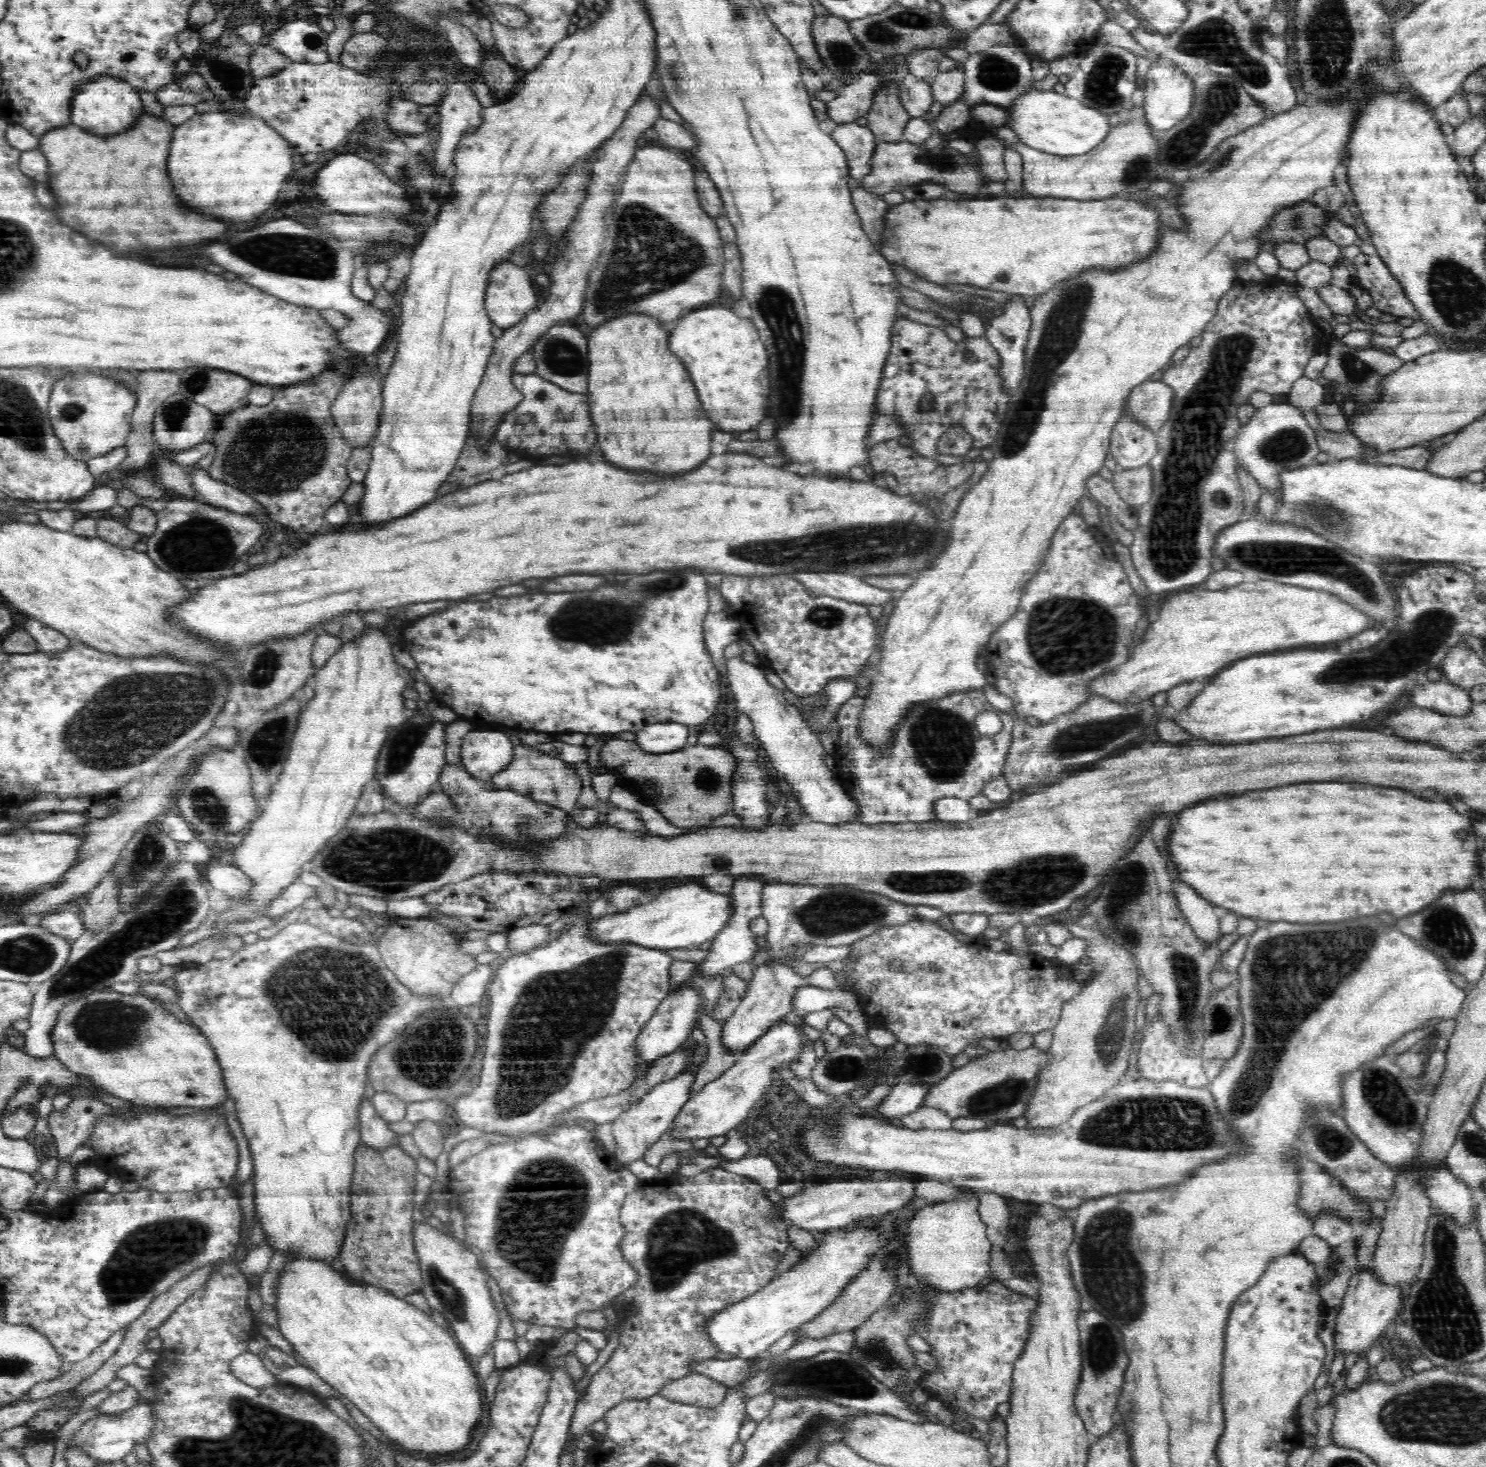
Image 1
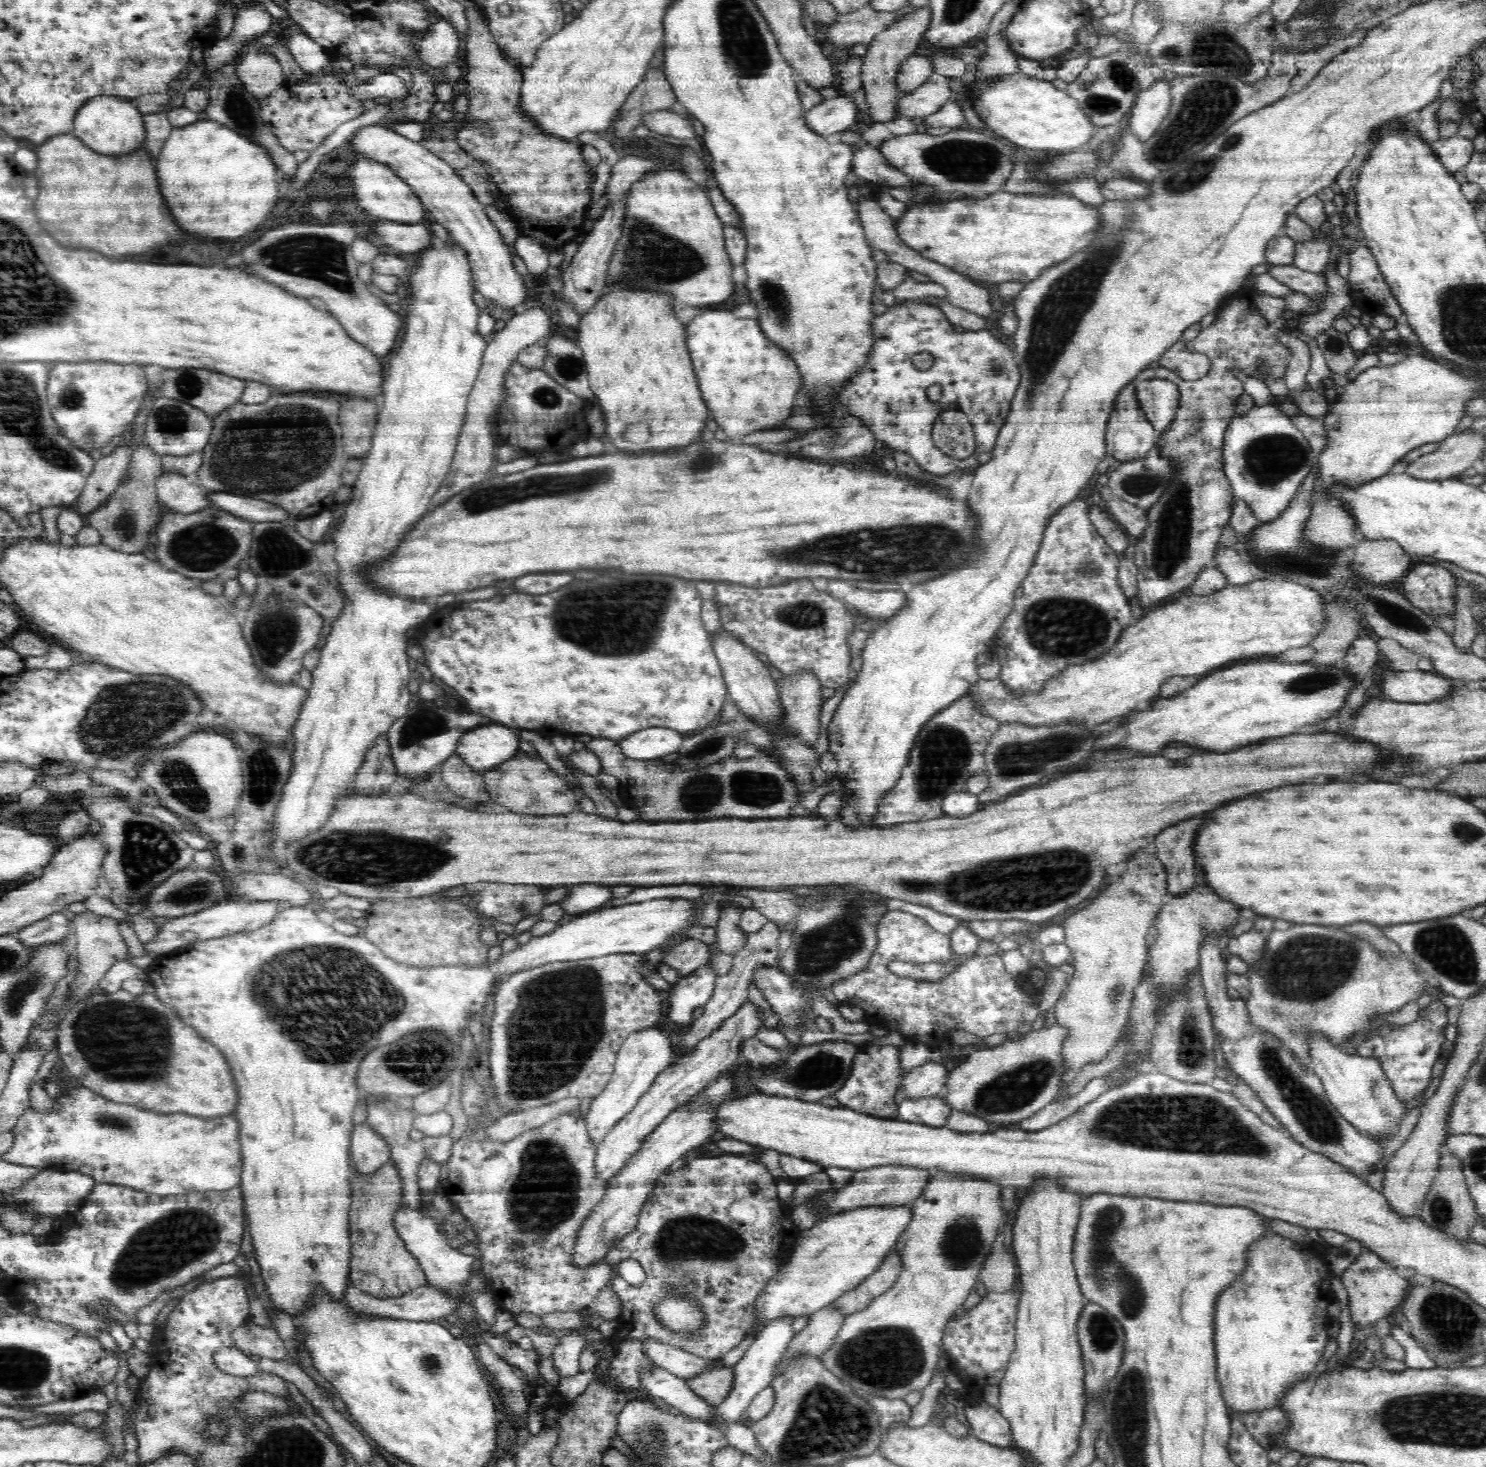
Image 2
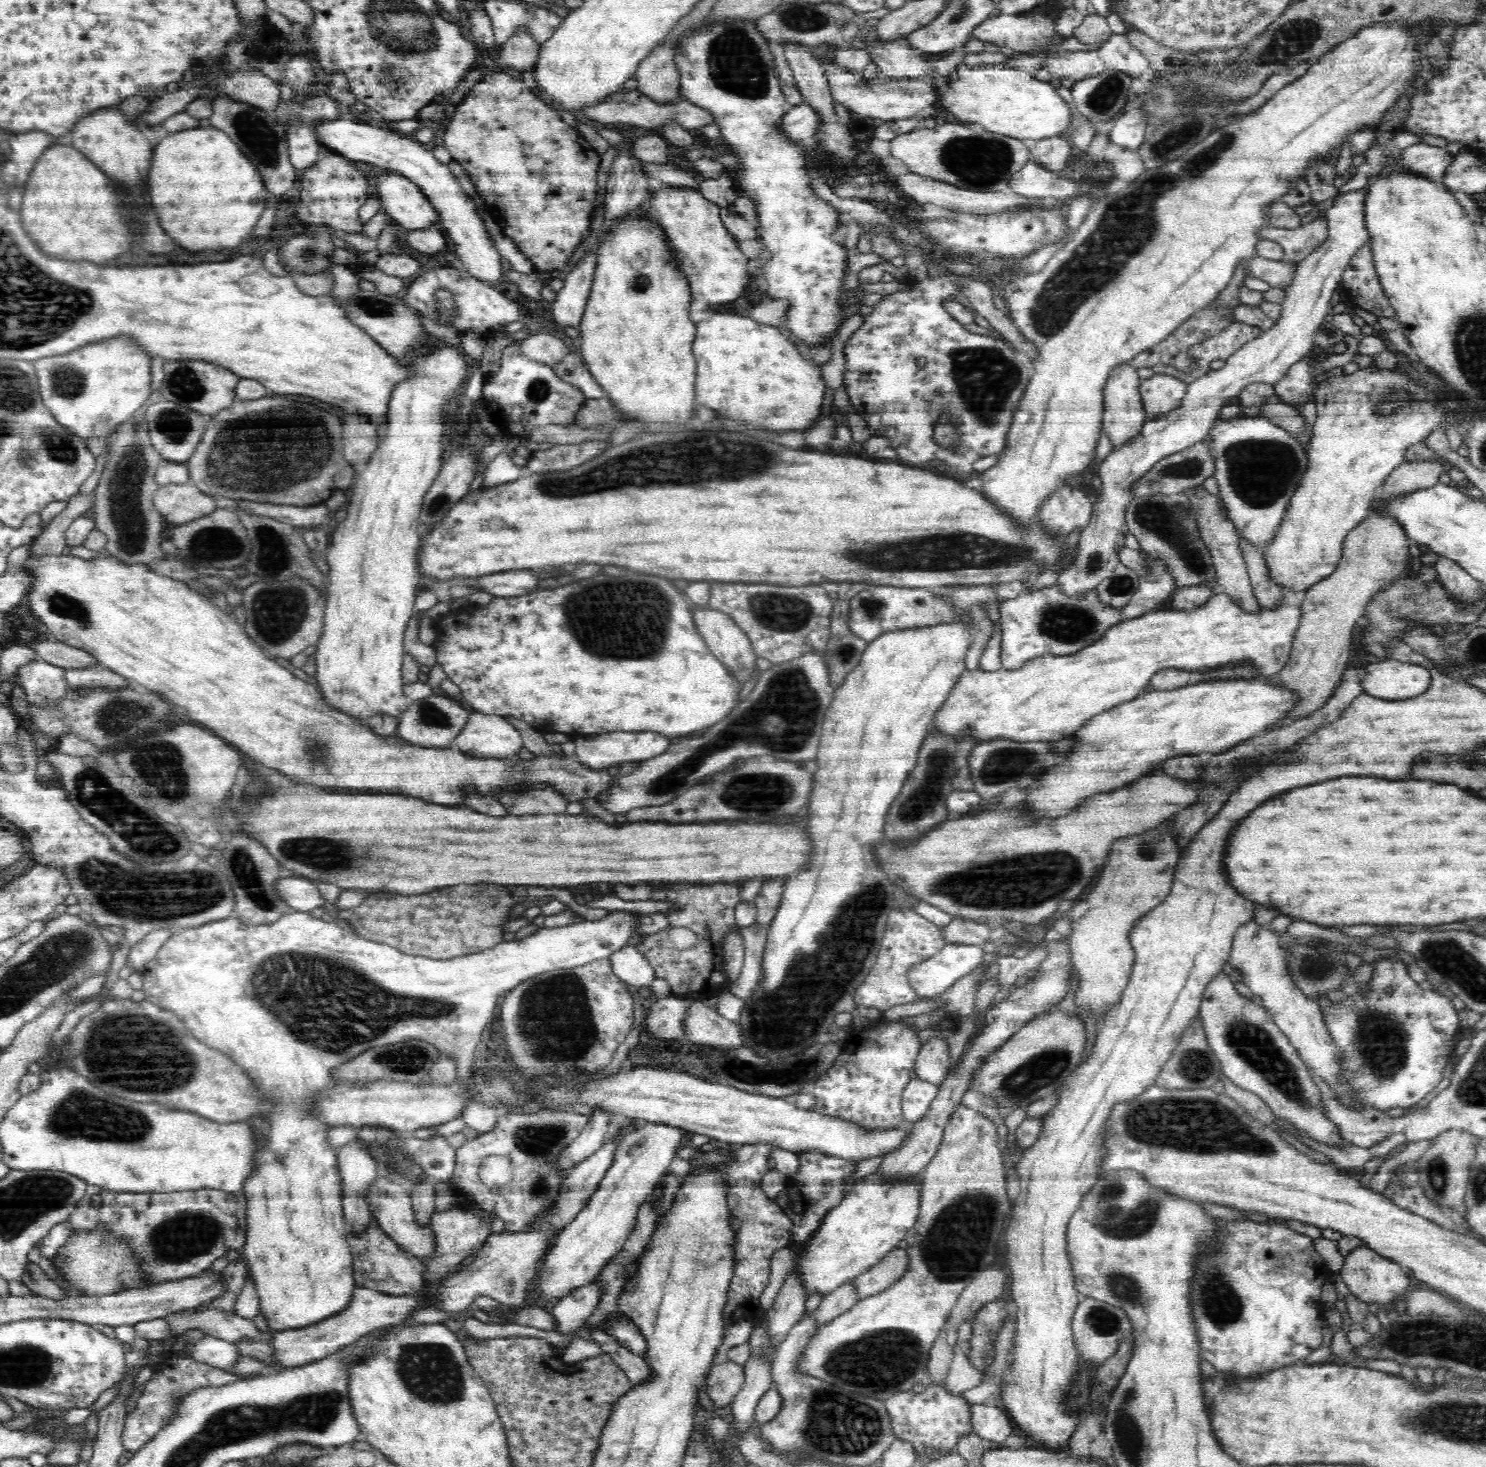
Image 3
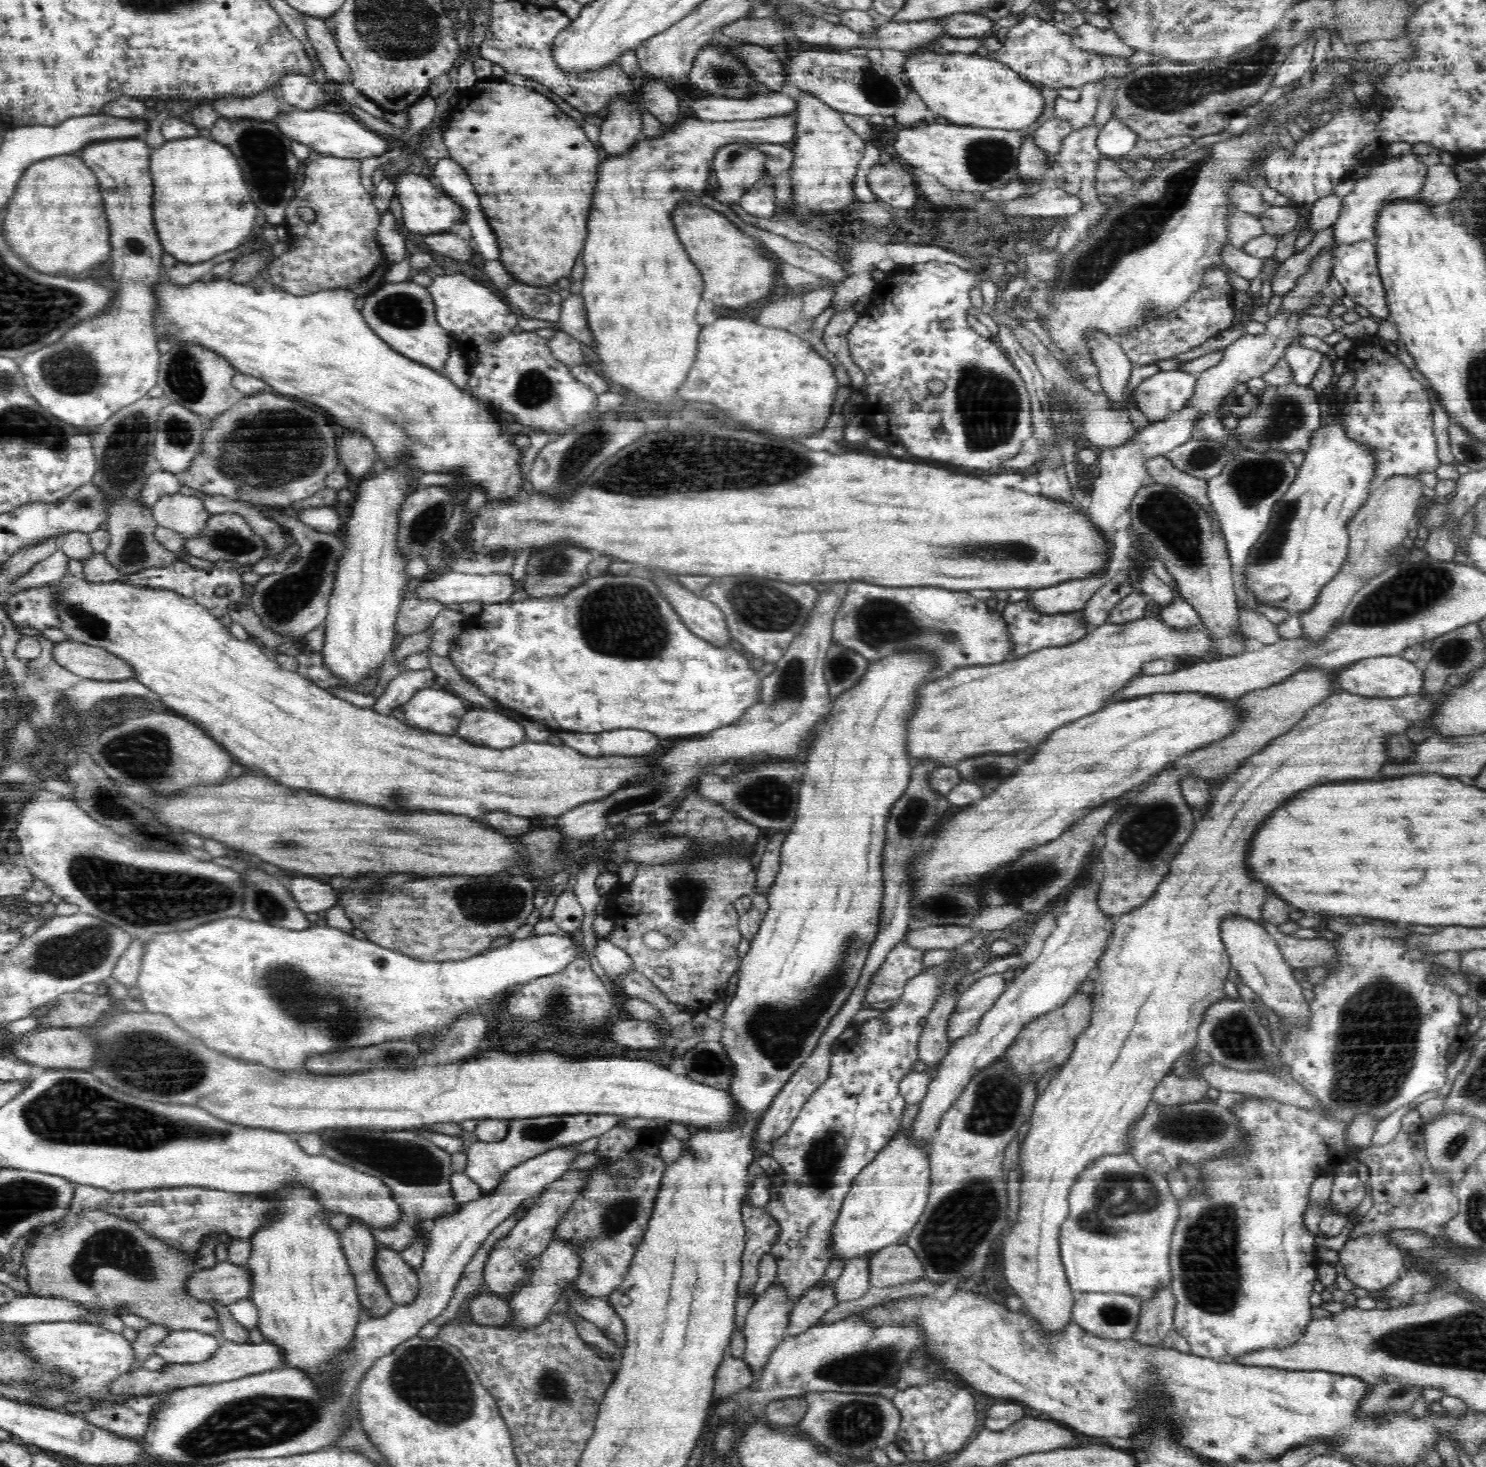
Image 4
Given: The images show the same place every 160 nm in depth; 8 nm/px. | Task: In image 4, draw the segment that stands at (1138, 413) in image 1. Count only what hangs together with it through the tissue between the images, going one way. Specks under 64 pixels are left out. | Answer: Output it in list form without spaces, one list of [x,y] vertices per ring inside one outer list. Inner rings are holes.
[[[1159,370],[1134,389],[1136,402],[1147,421],[1160,421],[1186,407],[1196,392],[1197,384],[1198,374],[1184,370]]]

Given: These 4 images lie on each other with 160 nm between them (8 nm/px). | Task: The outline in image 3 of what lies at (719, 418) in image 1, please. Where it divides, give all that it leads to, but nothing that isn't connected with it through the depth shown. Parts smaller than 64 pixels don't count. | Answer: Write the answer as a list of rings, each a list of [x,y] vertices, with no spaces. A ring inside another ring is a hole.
[[[714,314],[710,320],[706,320],[706,322],[698,322],[696,324],[696,332],[695,332],[695,339],[693,340],[694,346],[693,346],[693,355],[696,359],[696,402],[698,404],[704,404],[704,406],[708,406],[708,408],[712,408],[712,410],[716,410],[722,418],[730,418],[730,420],[742,420],[742,422],[756,422],[756,424],[760,424],[760,428],[764,428],[764,430],[802,430],[802,428],[810,428],[812,424],[814,424],[814,420],[820,416],[820,410],[825,413],[826,410],[826,404],[822,402],[824,400],[824,393],[826,392],[825,388],[825,382],[822,380],[821,372],[819,371],[819,365],[813,364],[810,360],[806,360],[798,350],[798,346],[794,343],[793,339],[786,335],[779,327],[773,327],[770,325],[764,325],[758,324],[758,322],[754,322],[752,318],[748,316],[738,316],[738,314]]]

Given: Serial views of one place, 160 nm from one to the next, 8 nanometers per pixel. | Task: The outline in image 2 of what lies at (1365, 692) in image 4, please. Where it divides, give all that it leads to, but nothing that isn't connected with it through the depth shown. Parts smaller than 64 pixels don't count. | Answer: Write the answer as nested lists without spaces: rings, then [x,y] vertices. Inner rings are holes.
[[[1430,671],[1408,672],[1400,674],[1388,672],[1384,674],[1384,694],[1399,701],[1434,701],[1447,697],[1454,685],[1454,680],[1444,678]]]

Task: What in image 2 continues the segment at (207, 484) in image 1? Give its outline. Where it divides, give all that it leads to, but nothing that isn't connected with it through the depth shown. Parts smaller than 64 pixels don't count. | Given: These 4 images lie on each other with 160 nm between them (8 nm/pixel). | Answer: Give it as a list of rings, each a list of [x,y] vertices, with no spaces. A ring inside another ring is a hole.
[[[211,492],[207,498],[212,506],[224,510],[236,517],[250,522],[284,522],[288,521],[288,513],[282,508],[256,498],[246,498],[228,492]]]

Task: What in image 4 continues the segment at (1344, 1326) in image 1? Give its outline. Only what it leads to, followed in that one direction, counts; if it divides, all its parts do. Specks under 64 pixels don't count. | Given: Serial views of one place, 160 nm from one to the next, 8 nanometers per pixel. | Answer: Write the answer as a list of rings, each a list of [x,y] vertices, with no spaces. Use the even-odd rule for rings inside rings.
[[[1384,1232],[1362,1234],[1360,1237],[1353,1238],[1346,1242],[1338,1254],[1346,1278],[1351,1280],[1355,1286],[1369,1292],[1383,1289],[1386,1285],[1392,1284],[1392,1281],[1396,1281],[1400,1273],[1404,1272],[1402,1250],[1393,1244]]]

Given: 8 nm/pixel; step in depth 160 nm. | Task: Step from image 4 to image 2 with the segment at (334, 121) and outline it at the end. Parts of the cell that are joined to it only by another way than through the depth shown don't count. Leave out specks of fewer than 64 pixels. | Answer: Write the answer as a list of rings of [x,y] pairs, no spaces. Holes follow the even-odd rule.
[[[380,124],[362,127],[354,136],[354,150],[365,159],[388,165],[413,188],[416,196],[428,208],[430,218],[444,226],[457,246],[464,250],[465,260],[473,274],[475,290],[486,300],[504,310],[520,306],[526,300],[523,276],[519,276],[512,263],[513,250],[502,240],[496,224],[490,222],[490,218],[484,214],[484,205],[478,204],[469,184],[445,160],[420,142],[412,142]]]

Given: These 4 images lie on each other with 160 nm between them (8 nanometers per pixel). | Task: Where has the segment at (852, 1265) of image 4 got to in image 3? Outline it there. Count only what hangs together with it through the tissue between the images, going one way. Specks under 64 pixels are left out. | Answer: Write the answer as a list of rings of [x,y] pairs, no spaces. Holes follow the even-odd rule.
[[[853,1280],[844,1282],[842,1286],[838,1286],[834,1292],[830,1292],[821,1300],[818,1310],[814,1312],[818,1321],[817,1328],[820,1328],[826,1321],[834,1320],[836,1316],[844,1314],[851,1309],[857,1302],[857,1294],[853,1287]]]

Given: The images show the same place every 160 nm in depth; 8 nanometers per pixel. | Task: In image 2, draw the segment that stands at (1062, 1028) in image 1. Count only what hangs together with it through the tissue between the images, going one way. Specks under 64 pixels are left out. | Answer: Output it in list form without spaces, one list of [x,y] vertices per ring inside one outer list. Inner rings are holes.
[[[1138,852],[1130,862],[1126,874],[1108,886],[1100,896],[1084,910],[1076,912],[1064,922],[1065,942],[1074,959],[1074,976],[1069,979],[1069,984],[1064,991],[1064,995],[1056,1003],[1054,1014],[1056,1024],[1065,1026],[1071,1030],[1071,1038],[1064,1042],[1062,1055],[1066,1059],[1066,1074],[1060,1087],[1060,1092],[1055,1098],[1056,1103],[1064,1103],[1073,1096],[1068,1094],[1068,1084],[1074,1082],[1074,1078],[1080,1074],[1080,1070],[1086,1064],[1096,1064],[1106,1058],[1112,1052],[1113,1041],[1116,1040],[1128,1021],[1128,1010],[1130,1002],[1133,1000],[1134,989],[1138,986],[1141,973],[1144,971],[1144,964],[1147,960],[1147,940],[1150,936],[1151,926],[1155,918],[1166,902],[1167,894],[1167,873],[1162,861],[1158,856],[1154,858],[1152,854]]]

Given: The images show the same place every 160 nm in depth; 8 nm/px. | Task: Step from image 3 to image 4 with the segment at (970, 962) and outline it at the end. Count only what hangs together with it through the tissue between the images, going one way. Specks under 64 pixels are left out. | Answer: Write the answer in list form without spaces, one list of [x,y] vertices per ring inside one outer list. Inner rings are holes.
[[[956,952],[944,964],[923,969],[918,976],[908,979],[902,997],[891,1009],[880,1015],[880,1024],[878,1018],[855,1024],[854,1036],[843,1041],[831,1056],[826,1080],[808,1098],[789,1128],[773,1140],[772,1150],[766,1155],[778,1161],[779,1170],[774,1174],[774,1183],[770,1186],[770,1200],[764,1209],[779,1228],[778,1238],[770,1252],[777,1262],[777,1283],[785,1290],[792,1305],[806,1289],[821,1280],[831,1262],[831,1252],[834,1251],[832,1247],[835,1246],[834,1224],[854,1179],[872,1162],[896,1129],[900,1128],[906,1102],[900,1095],[898,1084],[904,1076],[908,1076],[908,1072],[912,1072],[914,1062],[919,1059],[919,1041],[923,1032],[920,1020],[926,1019],[932,1007],[937,1004],[947,978],[947,969],[950,971],[960,967],[972,958],[973,955]]]

